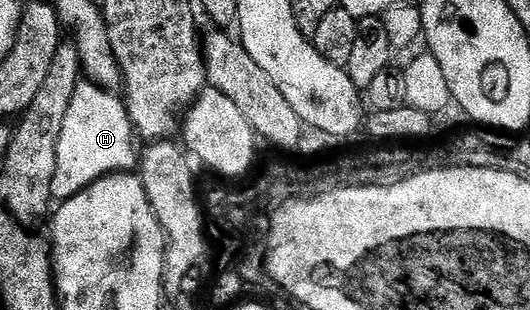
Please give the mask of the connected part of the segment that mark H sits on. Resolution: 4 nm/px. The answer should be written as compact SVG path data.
M89 81L79 82L76 93L72 93L64 125L60 128L60 141L56 145L56 171L50 190L55 200L71 199L104 175L135 170L140 159L139 152L134 152L136 132L130 124L125 102L114 95L117 94L113 90Z

